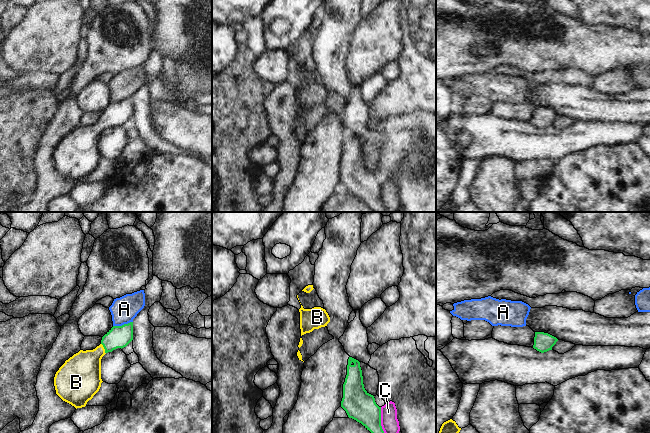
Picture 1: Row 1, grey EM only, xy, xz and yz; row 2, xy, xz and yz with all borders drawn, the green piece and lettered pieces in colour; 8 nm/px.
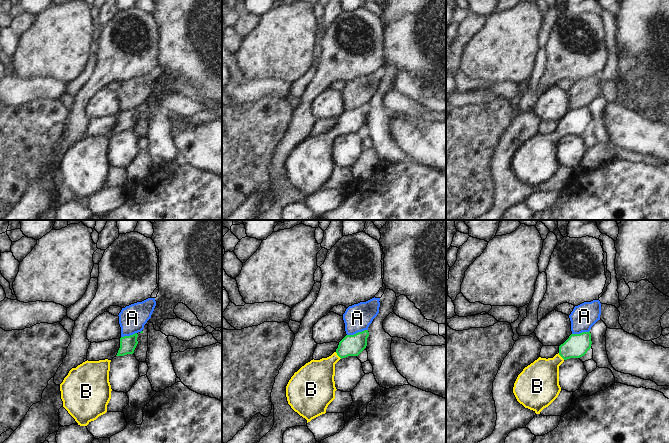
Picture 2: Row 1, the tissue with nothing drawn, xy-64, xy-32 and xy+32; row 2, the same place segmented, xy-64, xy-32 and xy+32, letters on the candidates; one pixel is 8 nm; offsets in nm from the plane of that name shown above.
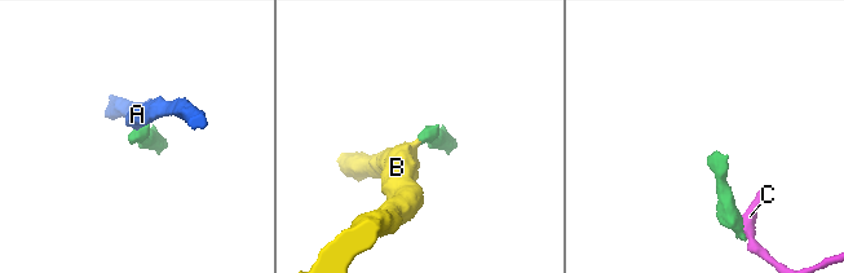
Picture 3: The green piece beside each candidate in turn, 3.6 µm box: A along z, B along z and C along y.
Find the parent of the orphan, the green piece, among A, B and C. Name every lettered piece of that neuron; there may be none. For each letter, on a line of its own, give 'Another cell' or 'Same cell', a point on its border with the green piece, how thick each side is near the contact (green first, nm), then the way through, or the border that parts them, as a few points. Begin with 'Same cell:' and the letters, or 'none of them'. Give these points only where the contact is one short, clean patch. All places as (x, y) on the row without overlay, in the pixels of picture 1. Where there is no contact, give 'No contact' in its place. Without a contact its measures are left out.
Same cell: B
A: Another cell. Touches green at xy (122, 101). Thickness 180 nm (green) against 200 nm. Boundary: xy (132, 97), (113, 102)
B: Same cell. Touches green at xy (104, 124). Thickness 180 nm (green) against 280 nm. Path across: xy (119, 112), (104, 124), (83, 146)
C: Another cell. Touches green at xz (380, 197). Thickness 240 nm (green) against 140 nm. Boundary: xz (380, 183), (380, 201), (385, 211).

